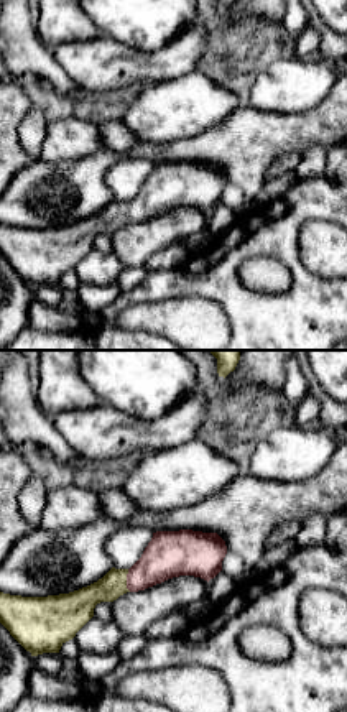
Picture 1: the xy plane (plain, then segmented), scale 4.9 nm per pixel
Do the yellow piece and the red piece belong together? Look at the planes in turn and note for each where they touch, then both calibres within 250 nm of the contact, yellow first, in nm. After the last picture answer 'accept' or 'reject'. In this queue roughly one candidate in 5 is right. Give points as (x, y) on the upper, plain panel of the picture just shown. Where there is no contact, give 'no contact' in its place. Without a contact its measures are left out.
meets yellow at (125, 212); 140 nm thick on the yellow side, 220 nm on the other

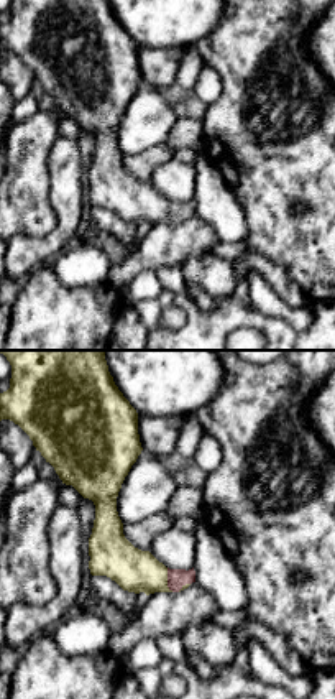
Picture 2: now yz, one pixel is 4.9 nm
meets yellow at (166, 211); 220 nm thick on the yellow side, 100 nm on the other

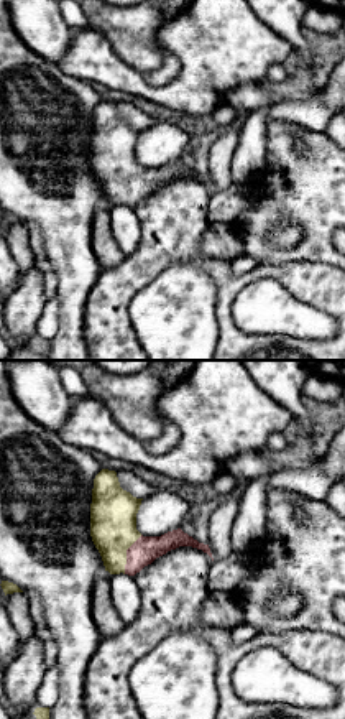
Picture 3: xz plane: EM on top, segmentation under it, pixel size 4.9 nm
meets yellow at (125, 186); 220 nm thick on the yellow side, 140 nm on the other

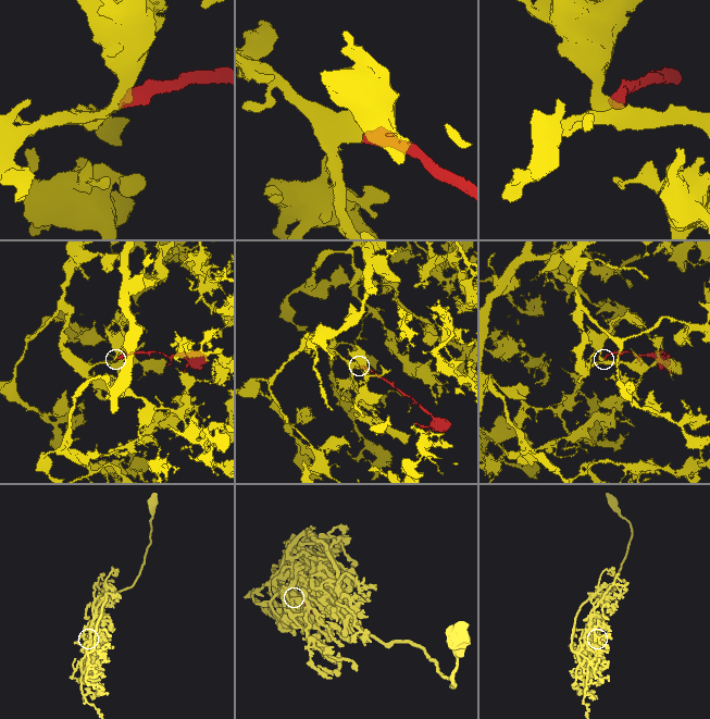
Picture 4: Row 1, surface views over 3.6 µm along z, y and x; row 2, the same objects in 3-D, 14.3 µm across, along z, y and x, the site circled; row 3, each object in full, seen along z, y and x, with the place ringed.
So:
accept

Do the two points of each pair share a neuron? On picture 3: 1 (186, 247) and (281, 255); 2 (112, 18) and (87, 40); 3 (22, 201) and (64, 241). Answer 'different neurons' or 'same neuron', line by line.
1: different neurons
2: different neurons
3: same neuron

